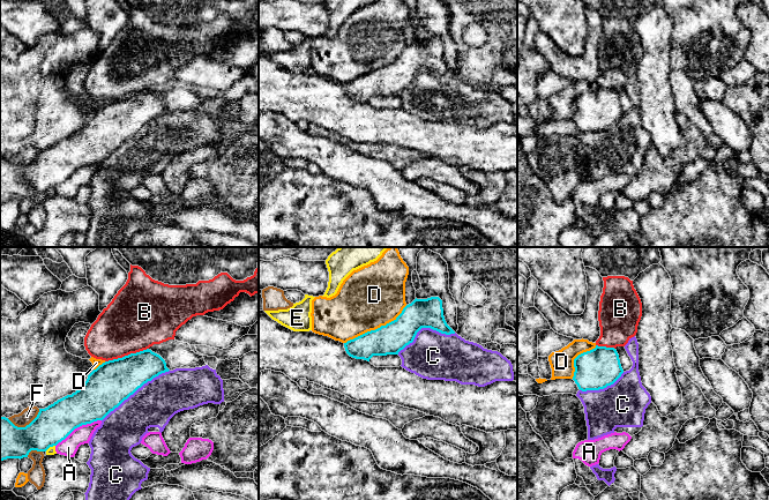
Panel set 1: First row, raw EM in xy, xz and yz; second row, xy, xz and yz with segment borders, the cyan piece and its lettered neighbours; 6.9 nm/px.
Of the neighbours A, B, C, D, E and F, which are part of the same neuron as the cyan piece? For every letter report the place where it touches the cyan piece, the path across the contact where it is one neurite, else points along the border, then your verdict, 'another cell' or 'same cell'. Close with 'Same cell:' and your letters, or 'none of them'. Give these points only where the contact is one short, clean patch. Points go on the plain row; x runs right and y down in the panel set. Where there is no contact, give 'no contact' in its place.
A: meets cyan in xy at (77, 168); another cell
B: meets cyan in xy at (126, 97); border along xy (148, 89), (105, 103); another cell
C: meets cyan in xy at (135, 132); another cell
D: meets cyan in xz at (375, 71); another cell
E: meets cyan in xy at (50, 187); border along xy (54, 186), (45, 192); another cell
F: meets cyan in xy at (25, 168); border along xy (39, 150), (38, 155), (24, 168), (15, 168), (7, 159); another cell
Same cell: none of them

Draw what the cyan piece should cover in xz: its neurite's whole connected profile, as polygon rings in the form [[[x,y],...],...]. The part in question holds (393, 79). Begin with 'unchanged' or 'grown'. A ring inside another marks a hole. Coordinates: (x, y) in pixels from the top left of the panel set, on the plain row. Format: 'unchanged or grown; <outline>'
unchanged; [[[439,38],[416,39],[394,62],[348,82],[344,89],[350,98],[367,103],[373,97],[398,96],[413,83],[421,69],[431,69],[446,76],[455,75],[445,61]]]

